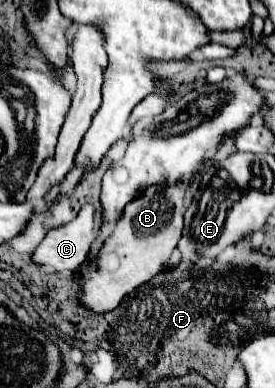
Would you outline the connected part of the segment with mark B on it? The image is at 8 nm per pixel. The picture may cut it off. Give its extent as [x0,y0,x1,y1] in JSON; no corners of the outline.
[80,182,188,314]

